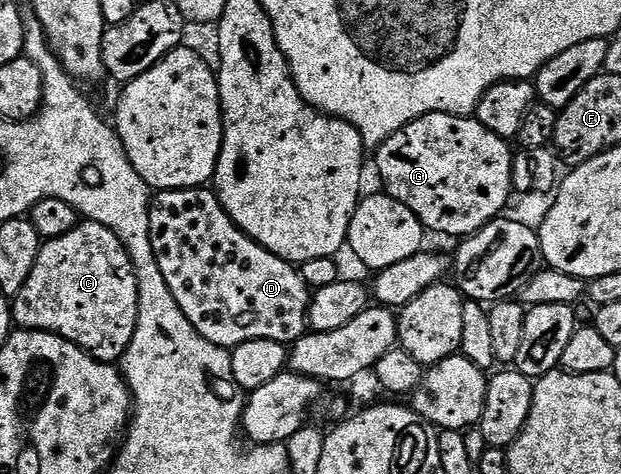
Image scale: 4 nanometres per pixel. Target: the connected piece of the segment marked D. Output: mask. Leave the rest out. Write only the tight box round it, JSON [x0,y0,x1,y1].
[149,187,313,350]

